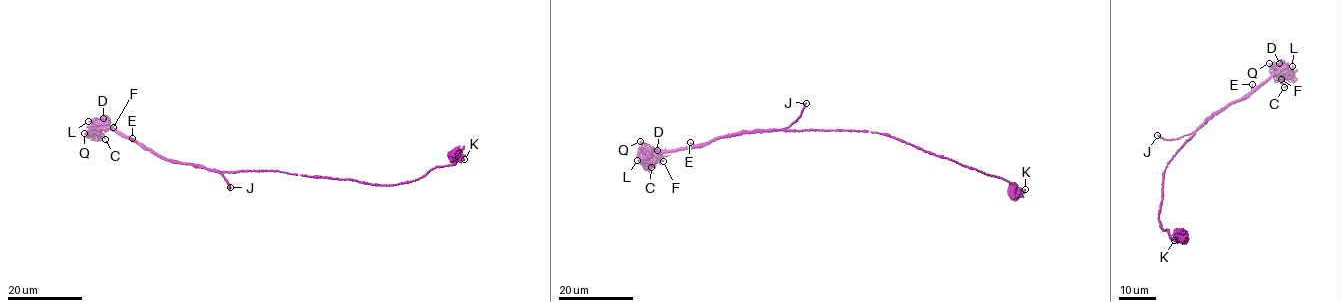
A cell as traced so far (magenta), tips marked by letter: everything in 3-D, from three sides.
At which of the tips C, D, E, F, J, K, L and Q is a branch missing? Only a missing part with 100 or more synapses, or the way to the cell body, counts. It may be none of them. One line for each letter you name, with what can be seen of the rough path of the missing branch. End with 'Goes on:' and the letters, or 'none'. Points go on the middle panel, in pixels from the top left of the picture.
J: missing branch runs (806, 103), (811, 98), (802, 91), (799, 71), (783, 61), (761, 69), (760, 66)
Goes on: J

